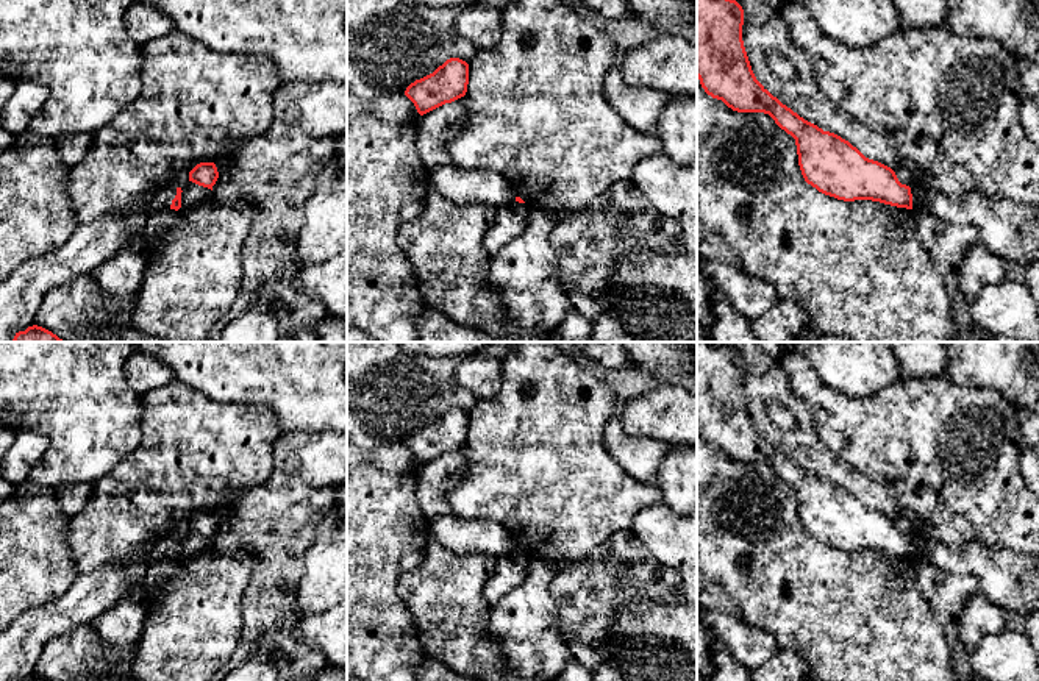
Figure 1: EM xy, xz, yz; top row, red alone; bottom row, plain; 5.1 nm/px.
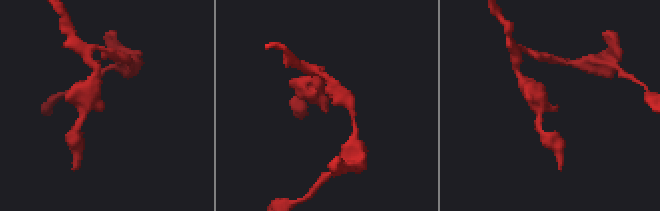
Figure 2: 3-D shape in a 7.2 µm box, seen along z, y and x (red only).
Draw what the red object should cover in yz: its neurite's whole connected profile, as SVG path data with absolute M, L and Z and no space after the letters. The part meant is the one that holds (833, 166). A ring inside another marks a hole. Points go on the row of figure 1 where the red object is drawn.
M697 0L697 78L712 98L737 112L764 112L795 139L808 184L844 201L872 200L912 209L911 187L841 136L823 131L773 97L755 77L736 0Z

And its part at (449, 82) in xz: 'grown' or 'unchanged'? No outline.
unchanged

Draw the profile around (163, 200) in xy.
M177 187L162 189L161 192L155 195L152 201L152 208L155 211L169 209L175 195L177 195Z

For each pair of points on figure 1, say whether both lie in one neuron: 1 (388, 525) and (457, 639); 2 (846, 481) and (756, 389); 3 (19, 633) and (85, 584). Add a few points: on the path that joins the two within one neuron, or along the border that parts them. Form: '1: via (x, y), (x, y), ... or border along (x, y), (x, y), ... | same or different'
1: border along (428, 534), (422, 559), (400, 580), (405, 605) | different
2: via (817, 459), (800, 442), (778, 438), (760, 417) | same
3: via (36, 627), (50, 620), (69, 602) | same

